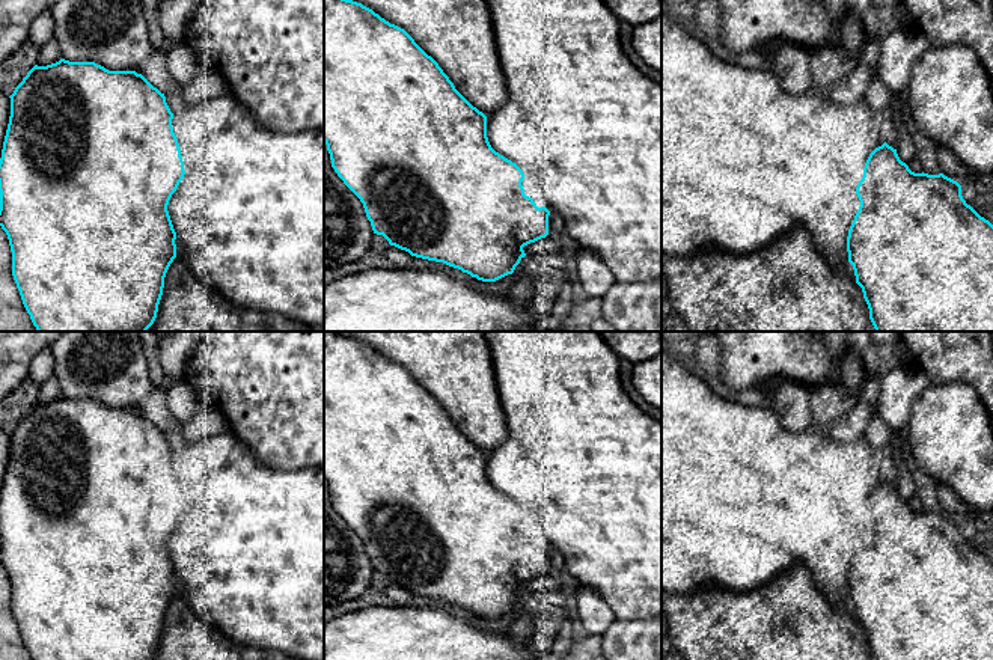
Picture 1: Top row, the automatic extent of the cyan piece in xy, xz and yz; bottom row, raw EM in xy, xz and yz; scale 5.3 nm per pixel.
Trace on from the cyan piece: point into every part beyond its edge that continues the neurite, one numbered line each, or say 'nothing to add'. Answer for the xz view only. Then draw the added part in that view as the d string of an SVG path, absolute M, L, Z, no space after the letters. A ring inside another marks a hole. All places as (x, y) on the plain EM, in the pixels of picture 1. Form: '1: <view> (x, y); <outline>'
1: xz (532, 526); M524 506L521 508L524 511L524 517L521 520L524 532L532 535L538 545L545 544L550 550L558 550L558 547L547 538L547 530L536 518L535 512Z

